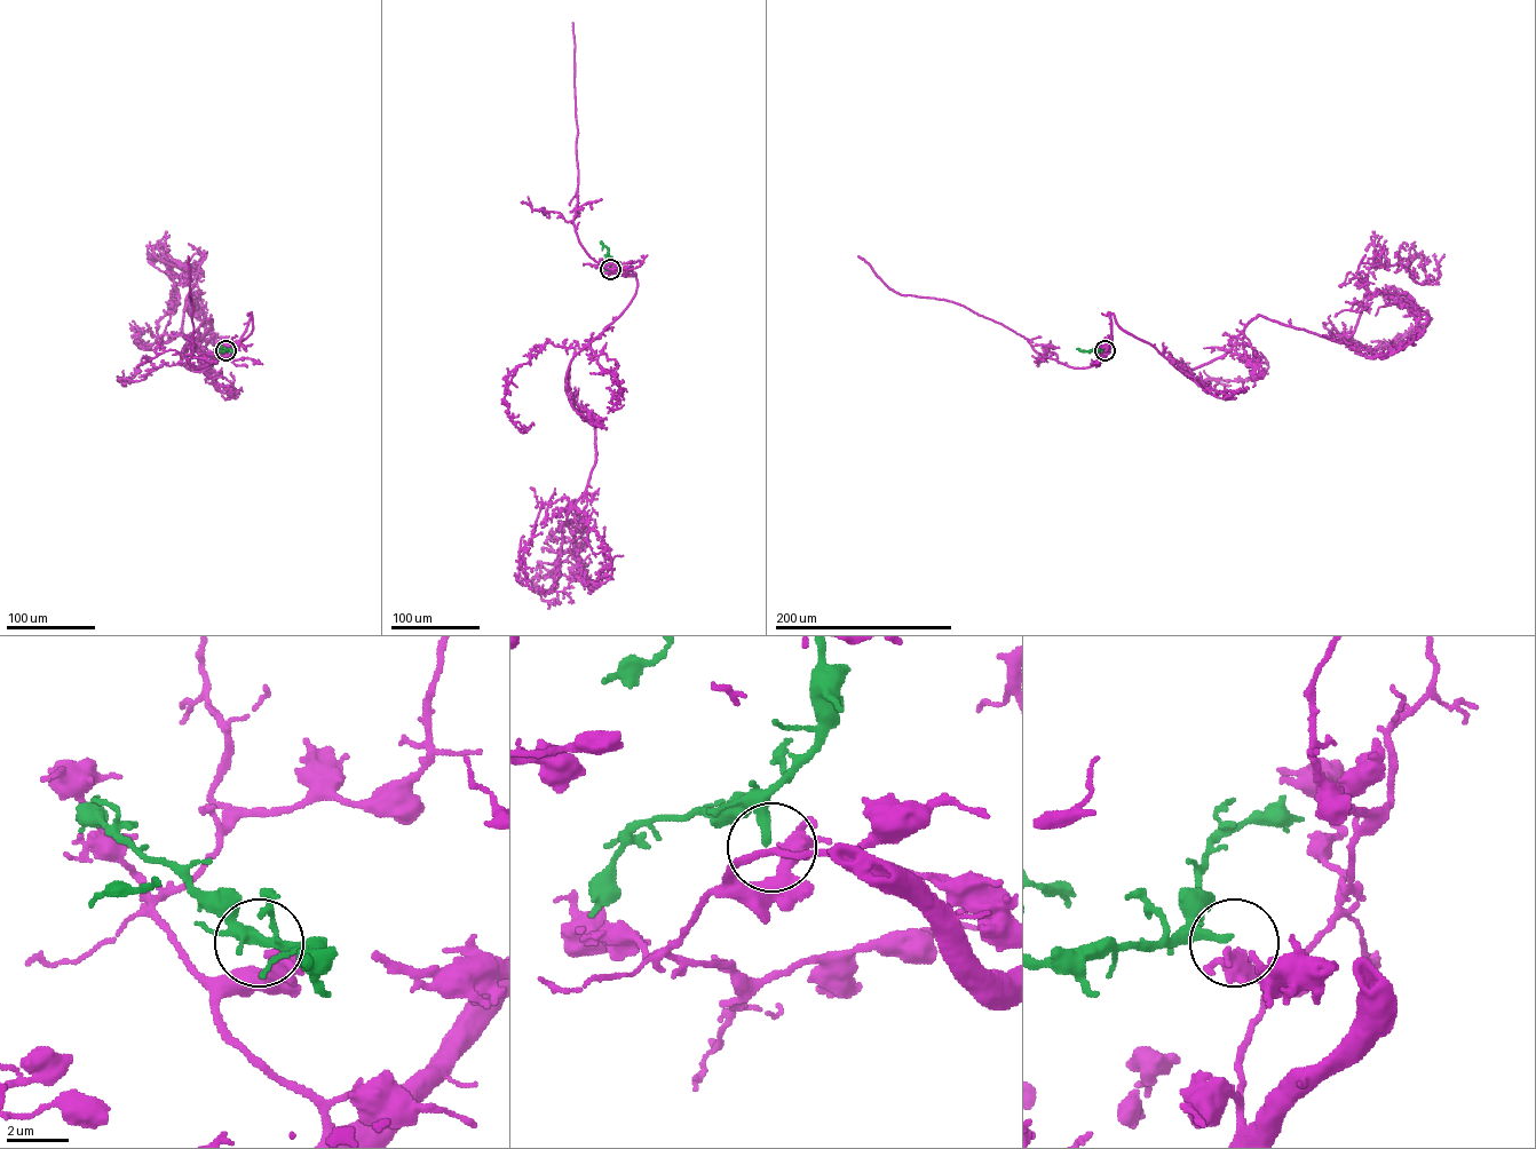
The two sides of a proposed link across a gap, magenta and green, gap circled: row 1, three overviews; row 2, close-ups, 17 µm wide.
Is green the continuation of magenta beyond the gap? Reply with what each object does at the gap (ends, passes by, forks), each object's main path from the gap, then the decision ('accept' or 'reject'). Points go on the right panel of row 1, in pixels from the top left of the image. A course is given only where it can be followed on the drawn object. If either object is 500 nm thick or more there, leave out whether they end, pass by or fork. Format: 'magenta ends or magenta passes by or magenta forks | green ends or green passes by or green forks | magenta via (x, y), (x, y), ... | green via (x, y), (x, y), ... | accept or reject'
magenta forks | green ends | magenta via (1106, 350), (1111, 314), (1181, 371), (1258, 315), (1344, 341), (1368, 296), (1361, 262), (1426, 284), (1414, 248) | green via (1105, 350), (1077, 349) | reject

